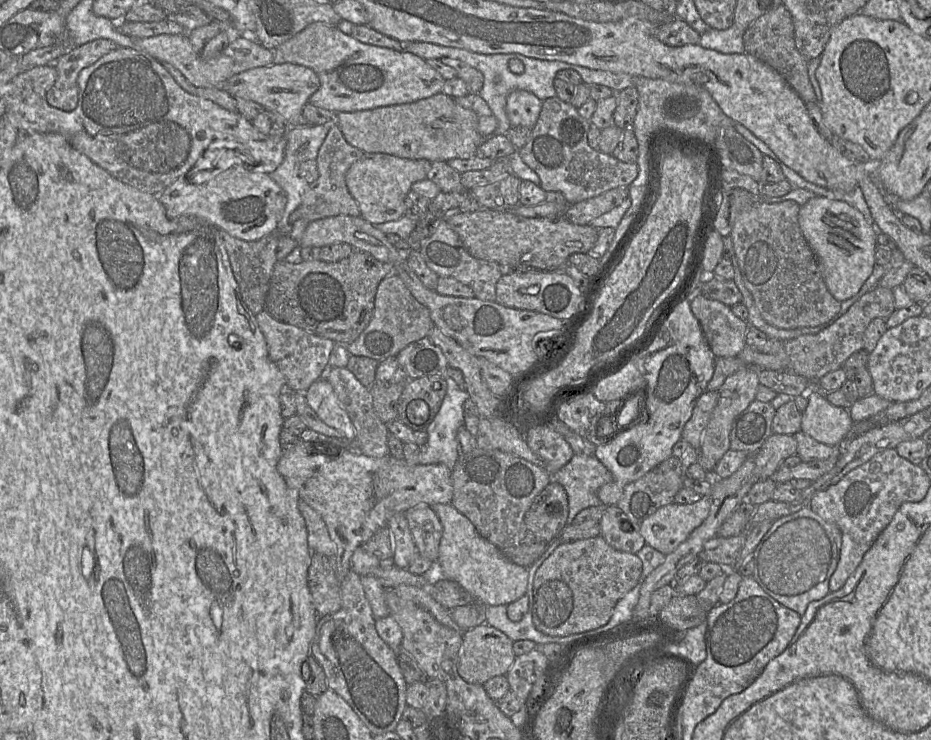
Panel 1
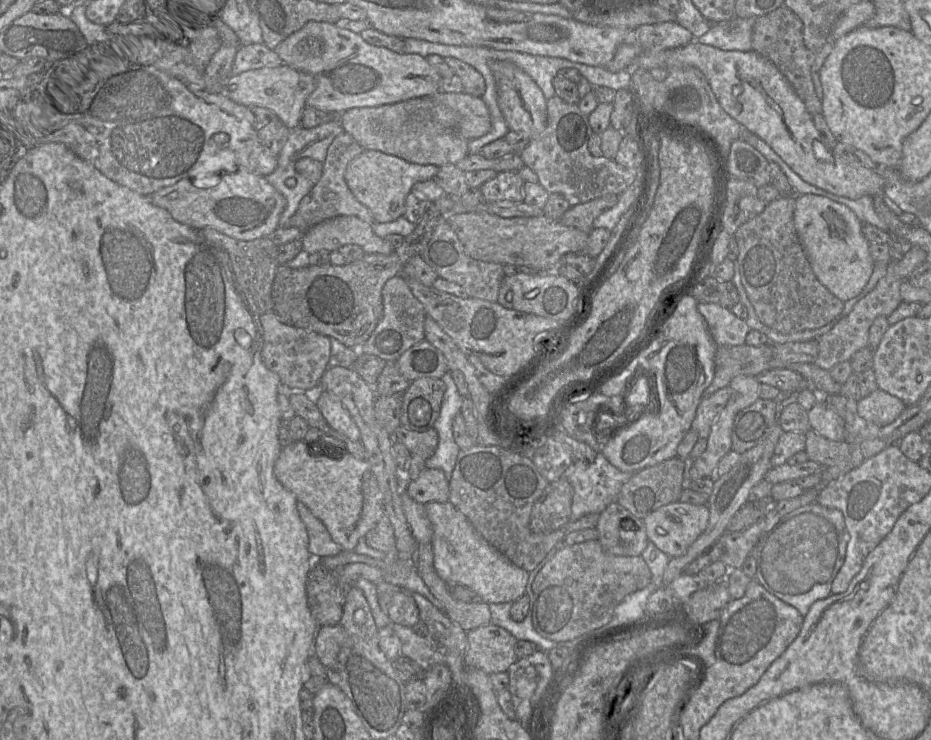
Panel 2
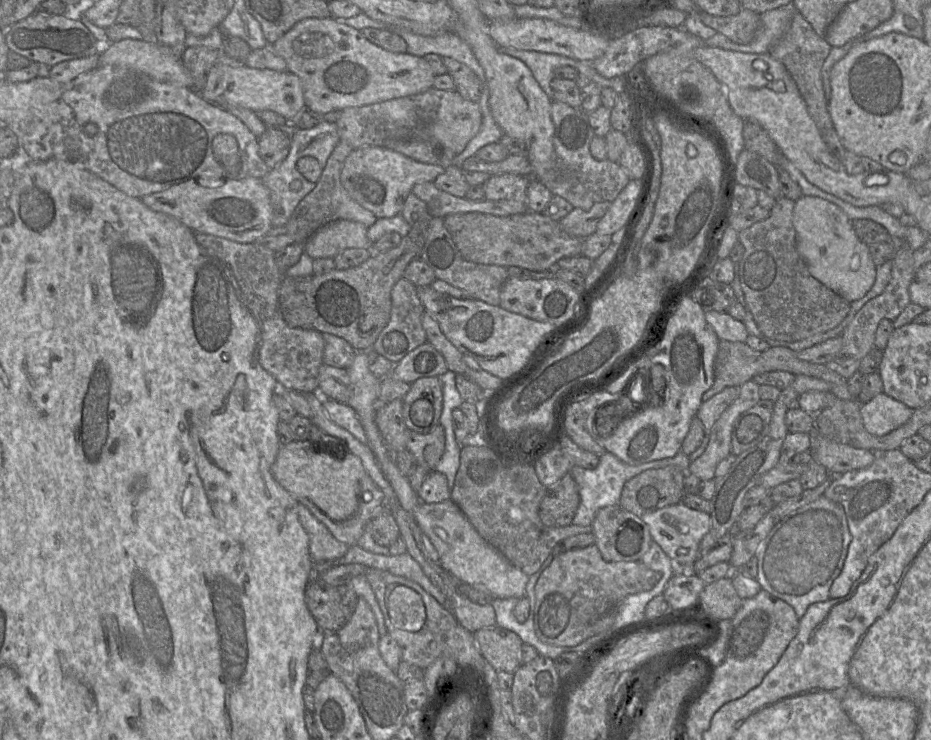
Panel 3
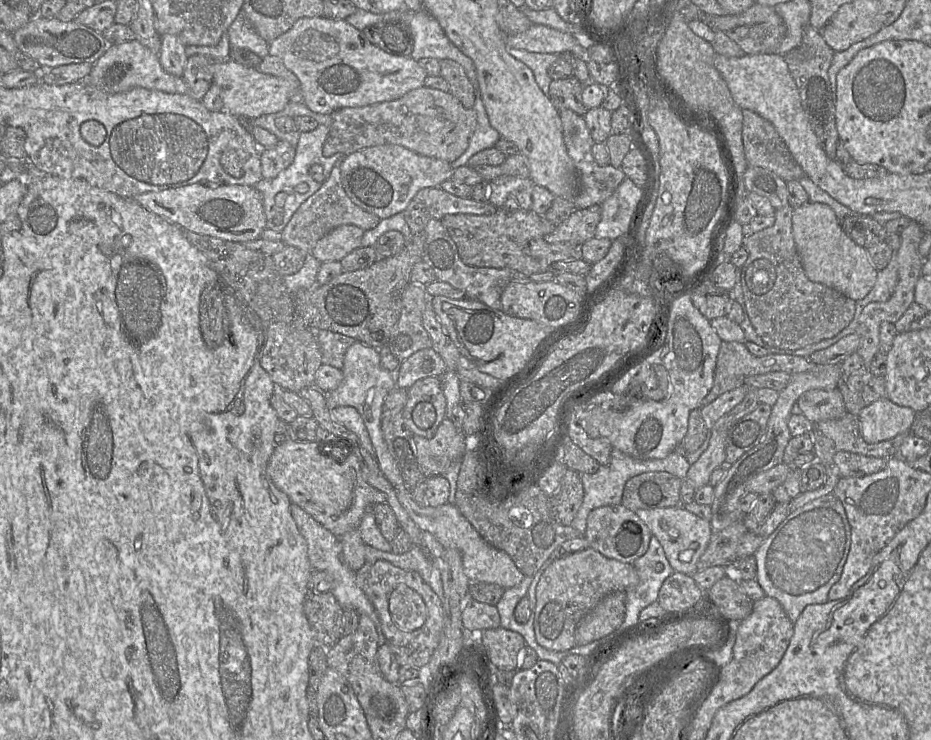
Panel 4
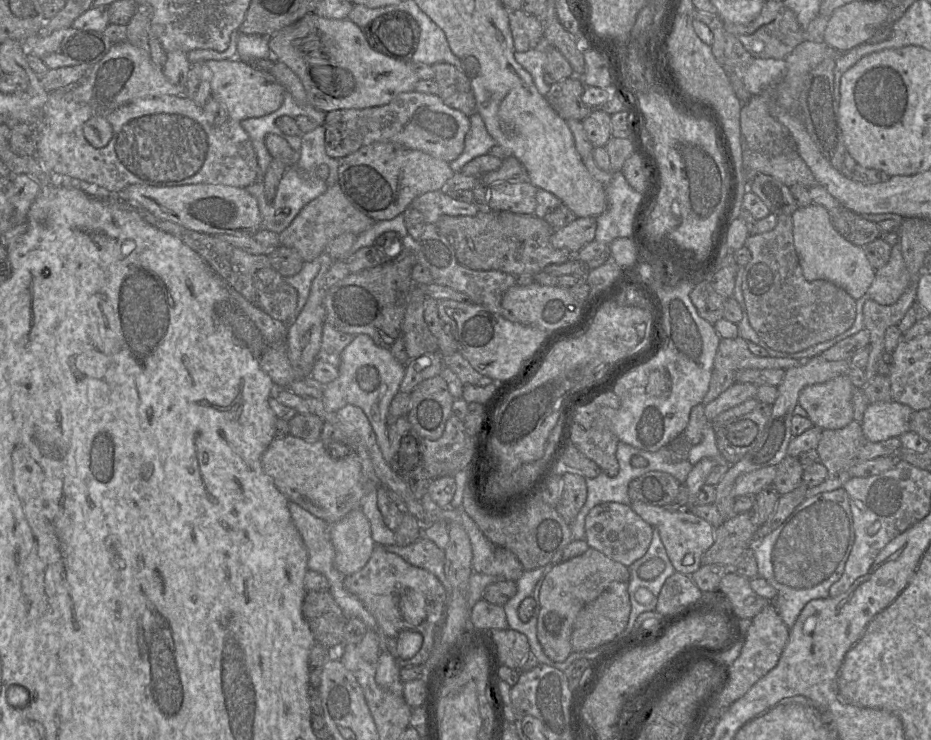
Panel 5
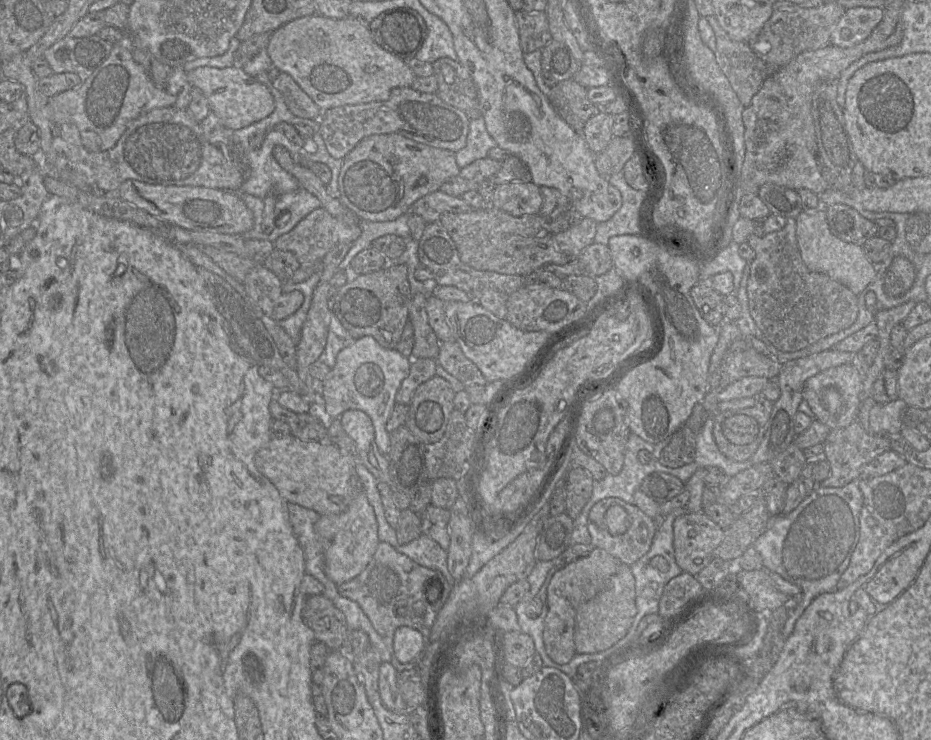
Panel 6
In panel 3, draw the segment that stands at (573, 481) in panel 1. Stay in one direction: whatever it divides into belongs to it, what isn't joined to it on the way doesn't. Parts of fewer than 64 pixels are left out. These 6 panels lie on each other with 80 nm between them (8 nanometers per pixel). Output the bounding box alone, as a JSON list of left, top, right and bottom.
[569,451,691,526]

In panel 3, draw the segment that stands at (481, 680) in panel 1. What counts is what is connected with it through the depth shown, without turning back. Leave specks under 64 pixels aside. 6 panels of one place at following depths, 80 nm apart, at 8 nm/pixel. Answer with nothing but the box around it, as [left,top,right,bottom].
[473,625,523,673]

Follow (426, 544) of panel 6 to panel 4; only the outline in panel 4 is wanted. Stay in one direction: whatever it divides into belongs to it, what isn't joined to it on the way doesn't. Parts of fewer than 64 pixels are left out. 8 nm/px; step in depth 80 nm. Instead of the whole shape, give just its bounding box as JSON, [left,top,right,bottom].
[365,544,444,601]

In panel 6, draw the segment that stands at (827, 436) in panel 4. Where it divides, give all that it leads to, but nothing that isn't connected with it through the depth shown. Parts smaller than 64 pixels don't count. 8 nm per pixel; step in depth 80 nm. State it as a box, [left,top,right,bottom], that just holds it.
[819,420,891,487]

